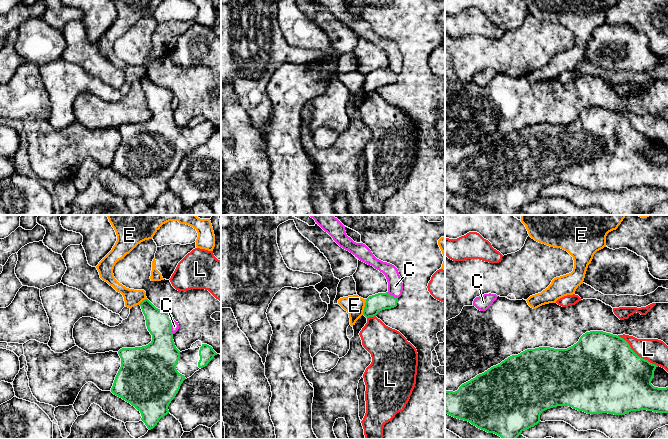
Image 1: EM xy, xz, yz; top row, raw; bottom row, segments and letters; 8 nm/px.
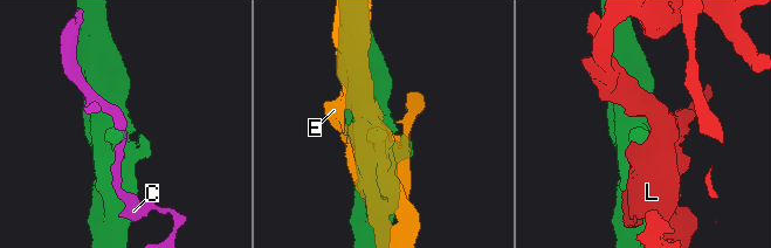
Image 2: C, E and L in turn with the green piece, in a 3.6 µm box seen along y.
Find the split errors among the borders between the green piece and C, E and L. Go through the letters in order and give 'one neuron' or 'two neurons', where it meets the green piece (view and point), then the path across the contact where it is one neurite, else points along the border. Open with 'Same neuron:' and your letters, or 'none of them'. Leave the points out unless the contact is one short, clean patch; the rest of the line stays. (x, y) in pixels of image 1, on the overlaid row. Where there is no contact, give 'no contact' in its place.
Same neuron: none of them
C: two neurons; meets green in xy at (170, 327)
E: two neurons; meets green in xz at (364, 307); border along xz (366, 299), (362, 314)
L: two neurons; meets green in yz at (636, 354)

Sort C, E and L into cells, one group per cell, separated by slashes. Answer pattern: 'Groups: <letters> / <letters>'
Groups: C / E / L

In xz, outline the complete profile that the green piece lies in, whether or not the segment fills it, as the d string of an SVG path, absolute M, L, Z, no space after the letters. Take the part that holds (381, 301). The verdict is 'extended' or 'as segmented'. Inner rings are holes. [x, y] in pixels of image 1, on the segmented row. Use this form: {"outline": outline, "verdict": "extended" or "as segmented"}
{"outline": "M378 293L366 299L363 315L366 318L376 316L380 311L397 306L398 298L386 293Z", "verdict": "as segmented"}

